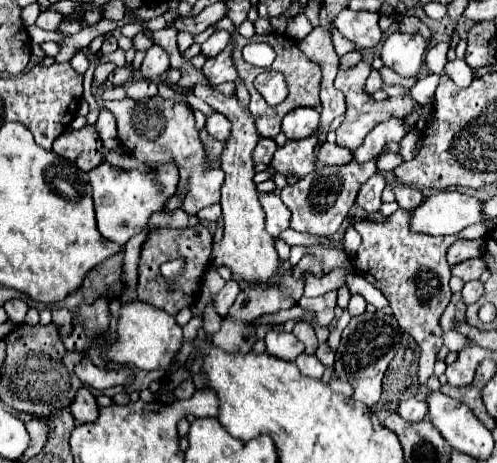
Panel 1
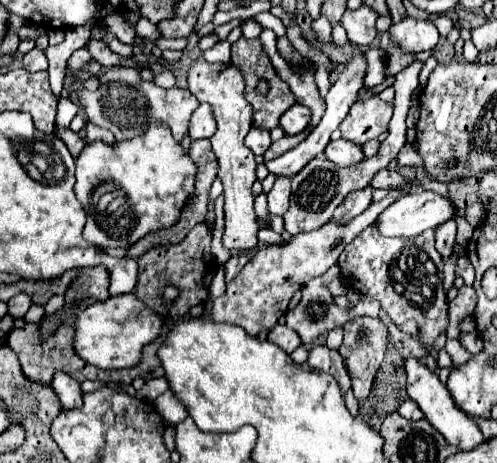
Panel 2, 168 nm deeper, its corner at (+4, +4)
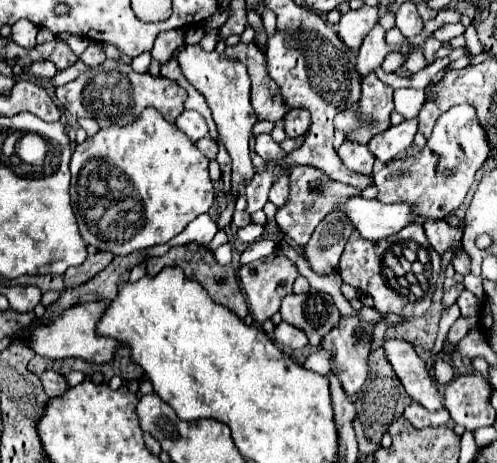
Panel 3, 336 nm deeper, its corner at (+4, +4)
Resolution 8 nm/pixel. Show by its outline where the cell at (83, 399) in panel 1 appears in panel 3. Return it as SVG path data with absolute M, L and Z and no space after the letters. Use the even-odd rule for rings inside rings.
M45 370L39 378L41 378L43 390L45 390L45 394L47 394L49 398L53 398L53 396L57 396L57 394L63 394L63 392L69 388L67 382L65 382L65 378L63 378L61 374L53 372L53 370Z

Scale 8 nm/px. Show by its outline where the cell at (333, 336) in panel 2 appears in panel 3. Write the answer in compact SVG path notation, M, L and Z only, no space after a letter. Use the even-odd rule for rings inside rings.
M317 350L315 354L311 354L311 356L305 360L303 366L305 366L307 370L315 372L315 374L327 376L329 370L331 370L331 366L329 366L329 352L325 352L325 350Z

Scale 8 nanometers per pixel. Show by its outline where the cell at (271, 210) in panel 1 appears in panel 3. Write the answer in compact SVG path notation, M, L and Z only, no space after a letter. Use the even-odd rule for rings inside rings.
M279 176L279 178L273 182L273 186L271 186L271 192L269 192L269 202L273 202L275 206L285 204L287 190L289 190L289 180L287 180L287 176Z

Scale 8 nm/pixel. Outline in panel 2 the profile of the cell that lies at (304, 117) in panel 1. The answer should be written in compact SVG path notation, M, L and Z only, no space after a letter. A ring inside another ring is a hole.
M293 104L283 116L281 116L281 128L285 134L299 134L303 132L311 122L311 110L303 104Z

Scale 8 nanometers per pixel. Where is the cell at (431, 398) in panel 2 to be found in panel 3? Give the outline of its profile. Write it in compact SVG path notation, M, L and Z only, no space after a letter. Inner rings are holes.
M387 338L383 342L383 350L403 388L415 402L419 402L427 410L443 408L437 384L433 382L429 370L425 368L425 362L417 356L415 348L409 342Z

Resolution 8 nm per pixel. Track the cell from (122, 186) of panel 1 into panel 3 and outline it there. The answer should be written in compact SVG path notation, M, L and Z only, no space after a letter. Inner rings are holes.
M145 108L145 112L141 112L133 124L113 124L105 130L99 130L95 136L79 144L71 156L71 198L81 238L99 250L113 252L115 256L127 256L137 250L169 242L199 214L209 212L215 202L215 188L209 178L207 164L209 160L199 152L195 142L191 142L189 136L185 136L175 124L167 122L155 108ZM89 162L105 162L121 168L129 176L135 192L141 196L141 204L133 204L131 218L127 218L129 210L125 210L123 218L111 218L115 210L105 210L103 218L97 222L85 222L85 202L79 202L75 186L79 172Z

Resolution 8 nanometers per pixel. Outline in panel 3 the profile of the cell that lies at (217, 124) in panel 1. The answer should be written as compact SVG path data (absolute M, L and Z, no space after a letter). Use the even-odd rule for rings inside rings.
M183 110L177 120L175 120L175 126L185 132L193 142L197 142L199 138L205 138L209 136L209 130L207 130L207 124L203 120L203 116L195 110Z

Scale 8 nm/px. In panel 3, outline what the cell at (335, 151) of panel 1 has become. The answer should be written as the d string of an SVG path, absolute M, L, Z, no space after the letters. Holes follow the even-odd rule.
M343 142L337 152L339 152L339 158L343 160L343 164L345 164L349 170L359 172L359 174L365 174L365 176L371 174L375 156L369 152L367 146L353 144L353 142Z

